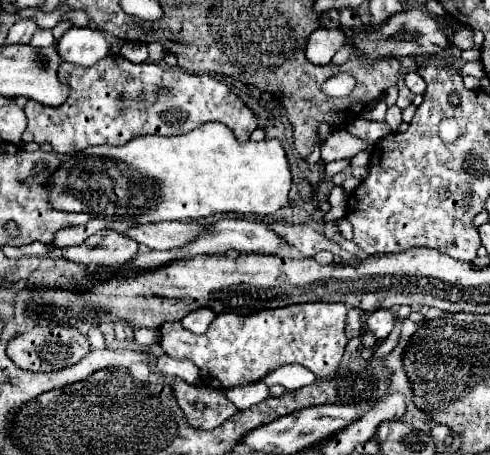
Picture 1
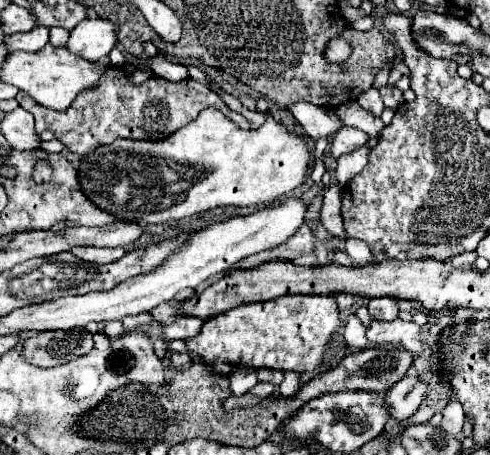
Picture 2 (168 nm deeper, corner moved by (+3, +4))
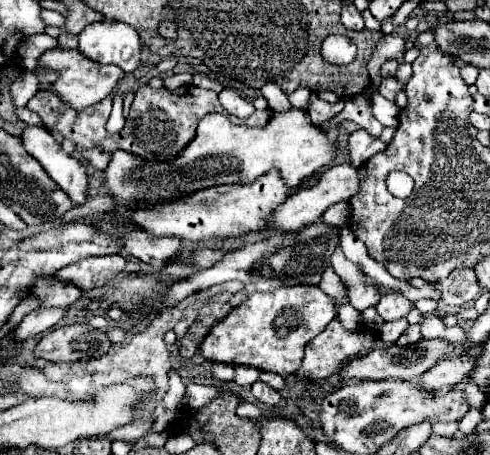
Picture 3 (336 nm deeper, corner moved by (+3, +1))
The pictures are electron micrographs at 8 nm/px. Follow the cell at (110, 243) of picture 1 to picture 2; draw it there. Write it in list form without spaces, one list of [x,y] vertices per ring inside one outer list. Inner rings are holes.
[[[80,246],[80,248],[72,248],[70,250],[76,258],[90,262],[90,264],[108,264],[108,262],[116,262],[120,260],[126,250],[124,248],[94,248],[94,246]]]

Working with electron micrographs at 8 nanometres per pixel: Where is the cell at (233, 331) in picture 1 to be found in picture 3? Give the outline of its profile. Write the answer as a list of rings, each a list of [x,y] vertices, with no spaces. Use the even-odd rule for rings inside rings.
[[[296,285],[296,287],[282,287],[274,293],[254,293],[242,305],[234,307],[226,319],[216,323],[210,333],[204,337],[200,345],[200,355],[212,363],[226,363],[226,365],[248,365],[262,371],[278,373],[282,377],[294,375],[304,359],[304,347],[310,339],[320,335],[326,325],[334,319],[336,305],[332,297],[328,297],[316,285]]]

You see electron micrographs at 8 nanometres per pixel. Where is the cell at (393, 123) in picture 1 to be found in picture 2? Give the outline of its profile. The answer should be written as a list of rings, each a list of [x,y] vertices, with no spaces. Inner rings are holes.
[[[384,86],[384,88],[380,88],[380,98],[382,98],[382,102],[384,102],[384,106],[388,106],[388,108],[392,108],[392,110],[396,110],[402,102],[404,102],[404,96],[402,96],[402,92],[396,88],[396,86]]]

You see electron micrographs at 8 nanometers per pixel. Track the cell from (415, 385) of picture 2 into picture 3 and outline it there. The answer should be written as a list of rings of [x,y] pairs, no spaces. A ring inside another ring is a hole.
[[[462,357],[462,359],[440,359],[434,367],[430,367],[430,371],[426,371],[420,379],[418,385],[422,385],[424,391],[438,391],[444,387],[454,387],[456,383],[460,383],[462,379],[466,379],[470,375],[474,367],[474,357]]]

